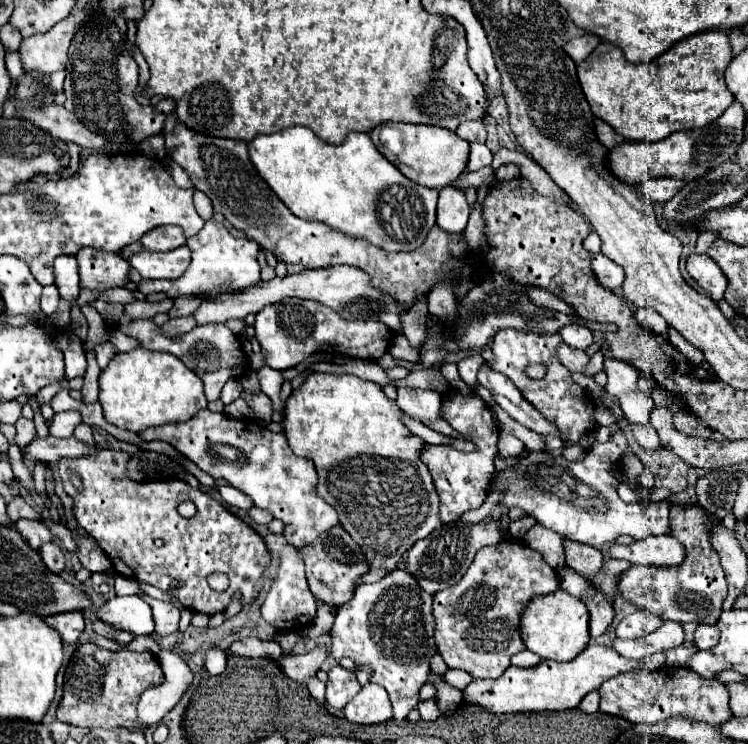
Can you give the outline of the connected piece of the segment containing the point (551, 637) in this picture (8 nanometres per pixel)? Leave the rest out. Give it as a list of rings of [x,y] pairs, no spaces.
[[[560,588],[556,590],[556,594],[532,598],[532,602],[528,602],[520,618],[520,630],[522,630],[520,632],[522,642],[530,652],[536,652],[540,658],[546,658],[546,660],[568,662],[574,656],[578,656],[590,640],[588,608],[580,598],[570,596]]]

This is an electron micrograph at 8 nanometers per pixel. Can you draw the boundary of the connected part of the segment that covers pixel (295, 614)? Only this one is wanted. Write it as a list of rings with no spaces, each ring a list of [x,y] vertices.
[[[286,546],[280,554],[280,568],[278,576],[274,578],[274,584],[262,604],[262,618],[270,622],[278,630],[288,632],[300,632],[304,626],[308,626],[316,616],[316,600],[308,588],[306,576],[304,576],[304,562],[300,556],[300,550],[294,546]]]

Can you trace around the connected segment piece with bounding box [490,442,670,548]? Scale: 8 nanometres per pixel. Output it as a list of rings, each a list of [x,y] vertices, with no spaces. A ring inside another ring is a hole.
[[[596,442],[586,452],[582,462],[570,462],[562,456],[552,458],[548,452],[530,452],[520,460],[516,468],[502,470],[500,476],[494,474],[492,488],[502,488],[504,494],[500,498],[500,504],[496,504],[490,512],[490,518],[502,518],[504,506],[520,506],[528,516],[536,518],[552,532],[596,548],[612,544],[622,534],[632,536],[634,540],[669,534],[668,502],[626,504],[620,500],[620,496],[616,494],[618,480],[608,470],[618,462],[616,454],[612,452],[618,452],[618,446],[612,442]]]

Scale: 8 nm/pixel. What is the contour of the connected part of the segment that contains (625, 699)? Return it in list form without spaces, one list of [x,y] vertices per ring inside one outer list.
[[[664,666],[660,670],[632,670],[610,678],[600,686],[600,712],[620,716],[628,722],[656,724],[670,716],[688,716],[694,720],[722,726],[732,718],[728,708],[728,688],[718,680],[706,680],[688,668]]]

